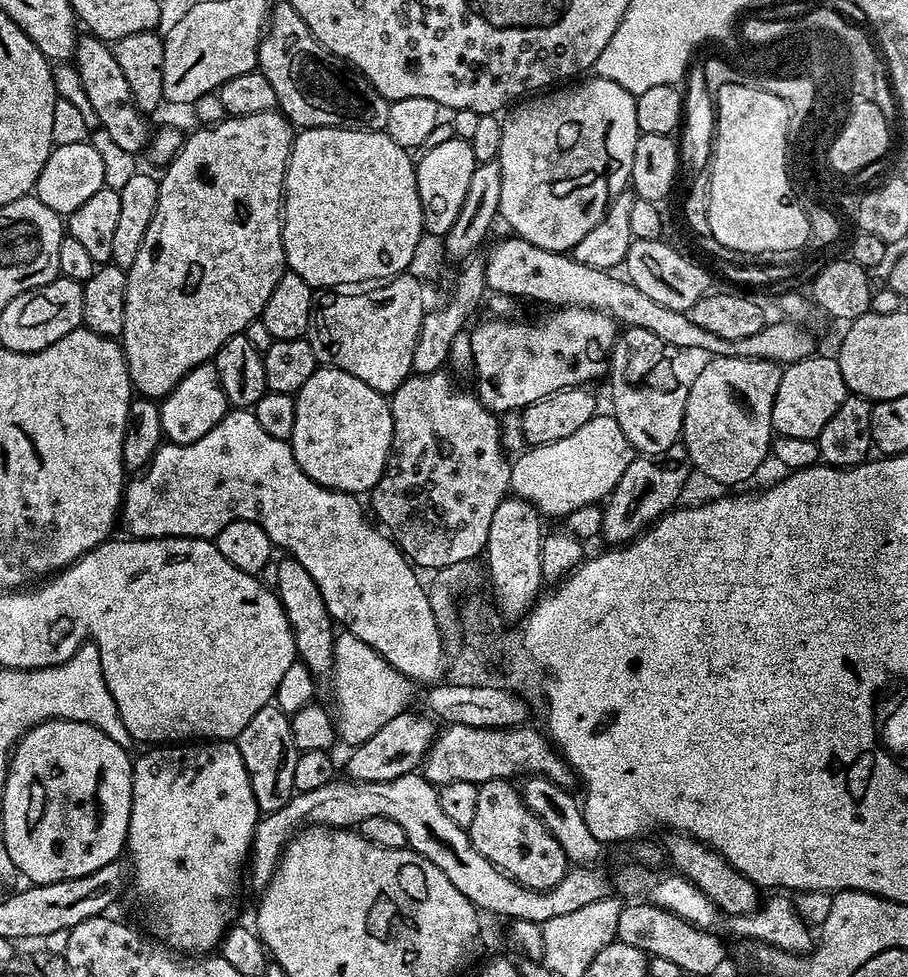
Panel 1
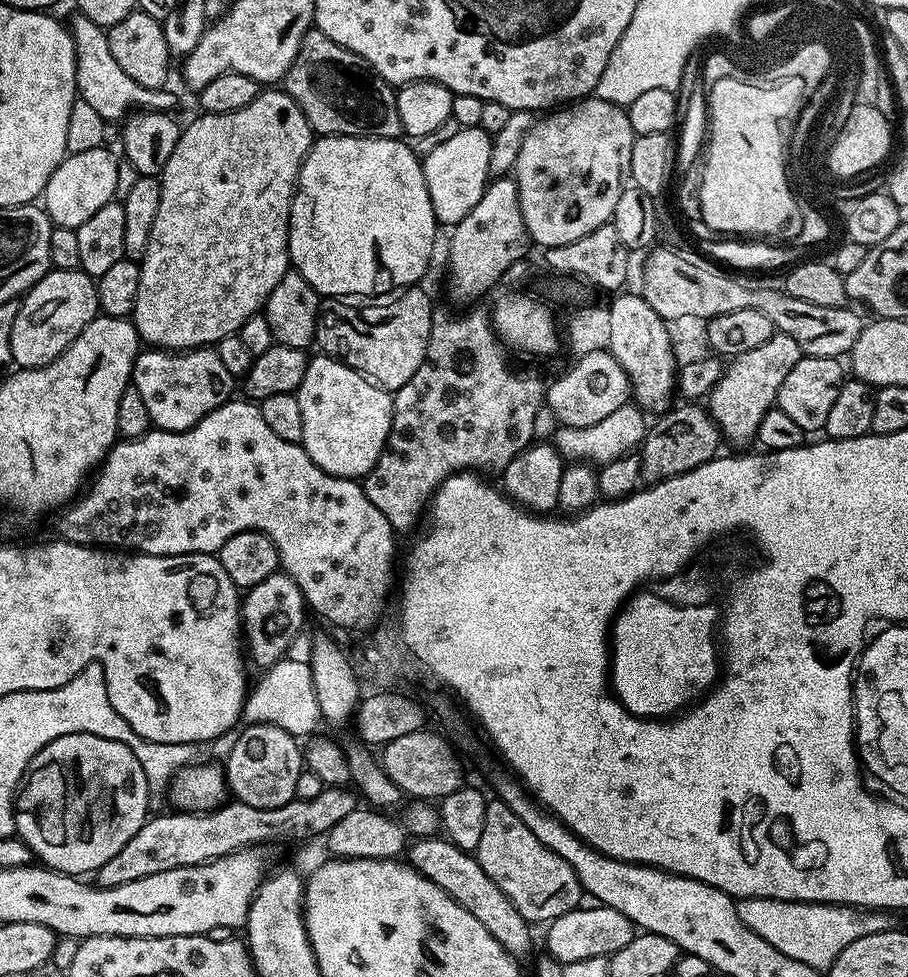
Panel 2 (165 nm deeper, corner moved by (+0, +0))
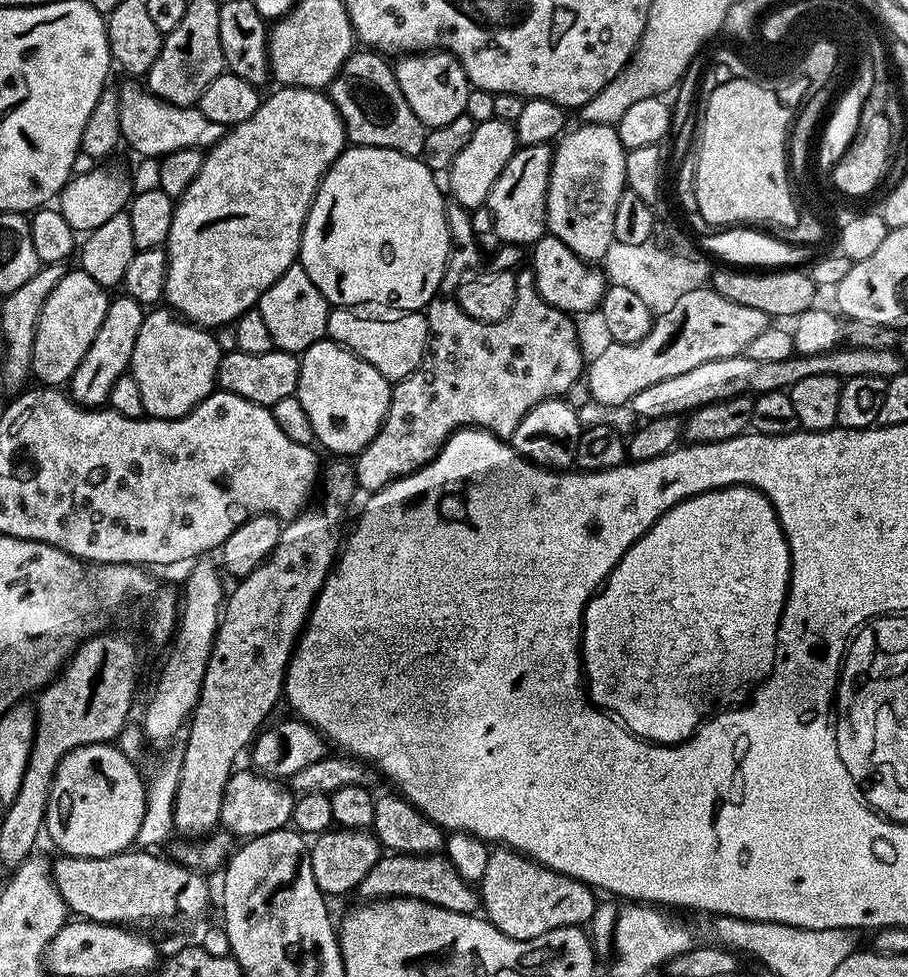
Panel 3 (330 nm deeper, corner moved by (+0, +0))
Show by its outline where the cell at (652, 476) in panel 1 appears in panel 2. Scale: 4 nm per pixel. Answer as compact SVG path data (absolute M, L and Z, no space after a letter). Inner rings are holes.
M696 402L678 404L669 407L659 418L653 419L656 421L653 424L651 421L650 427L645 431L644 443L638 449L640 475L645 481L667 480L670 476L686 474L686 470L702 466L721 451L720 426L707 407Z

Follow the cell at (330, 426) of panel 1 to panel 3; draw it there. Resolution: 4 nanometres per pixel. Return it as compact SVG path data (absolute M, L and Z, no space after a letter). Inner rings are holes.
M333 340L314 342L300 356L300 373L295 396L314 426L315 443L336 458L359 456L384 424L390 410L393 385L370 362L358 358Z

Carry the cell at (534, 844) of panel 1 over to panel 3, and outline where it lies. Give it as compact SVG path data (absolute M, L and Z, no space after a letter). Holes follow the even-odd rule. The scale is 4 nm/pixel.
M507 846L497 847L489 855L486 874L483 880L479 881L478 892L482 897L483 915L498 930L502 930L502 934L519 940L538 938L555 928L587 925L587 920L596 912L597 893L587 884L583 884L581 880L563 876L560 872L550 870L536 860L524 856L521 852L513 852Z

